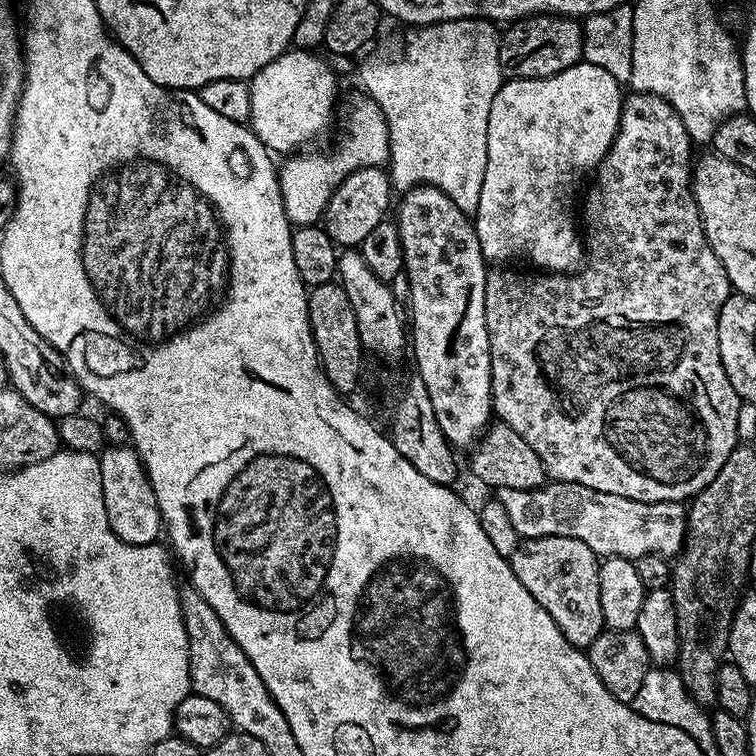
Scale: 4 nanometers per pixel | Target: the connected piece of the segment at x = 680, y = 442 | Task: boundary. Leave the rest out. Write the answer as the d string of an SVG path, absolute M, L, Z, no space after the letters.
M633 91L631 94L625 95L624 105L620 111L620 125L616 131L616 137L610 146L610 150L600 159L600 166L594 173L596 181L593 182L592 189L589 190L588 197L584 200L582 243L584 245L586 263L583 267L571 274L565 274L562 272L545 272L543 270L515 272L512 269L515 267L512 266L496 266L488 273L486 294L484 295L484 309L486 310L486 330L490 338L492 406L495 415L499 417L503 424L510 426L510 430L518 430L518 434L522 434L522 438L526 438L526 442L530 442L530 447L534 450L534 454L538 454L538 458L542 458L542 466L545 473L553 481L578 482L578 486L590 486L590 490L602 490L602 494L618 494L622 498L634 498L638 502L670 502L671 500L684 502L702 491L711 482L714 474L718 474L718 470L722 470L722 462L726 462L726 458L730 458L730 450L734 450L738 446L736 431L738 430L738 412L742 401L734 390L734 386L730 386L730 378L726 378L726 370L722 366L722 354L718 350L718 314L722 310L724 303L728 301L728 297L733 295L734 289L730 278L726 274L726 270L722 266L722 262L718 262L718 254L714 254L714 250L706 238L704 227L700 221L700 211L696 205L695 198L692 196L692 170L694 167L692 151L694 151L692 139L688 137L688 131L686 126L682 124L682 118L676 113L674 106L670 106L670 102L666 102L649 92Z

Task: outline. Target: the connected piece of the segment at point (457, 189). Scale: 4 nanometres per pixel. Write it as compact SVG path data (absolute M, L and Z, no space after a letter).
M444 20L440 24L425 24L413 27L404 36L404 45L396 48L392 53L376 52L373 56L365 55L364 61L359 61L360 84L363 91L382 110L386 118L388 127L388 164L390 165L391 183L397 193L403 194L417 186L427 186L442 190L470 218L475 217L478 210L478 198L482 198L482 178L486 174L486 130L490 122L490 106L494 102L494 94L498 94L502 83L502 73L500 71L500 42L501 33L496 33L497 25L486 20Z

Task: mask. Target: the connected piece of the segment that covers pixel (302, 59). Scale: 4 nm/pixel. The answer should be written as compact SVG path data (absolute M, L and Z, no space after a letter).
M289 50L283 52L278 58L274 58L269 64L262 69L261 72L257 72L255 76L251 77L250 80L250 127L254 135L258 137L268 148L269 152L273 154L279 154L279 152L284 152L283 154L292 154L297 150L303 149L305 146L311 142L315 136L320 136L328 128L328 123L334 120L334 113L338 108L338 100L336 104L336 79L338 79L337 73L334 71L333 65L331 63L323 64L322 61L316 57L317 53L312 50Z

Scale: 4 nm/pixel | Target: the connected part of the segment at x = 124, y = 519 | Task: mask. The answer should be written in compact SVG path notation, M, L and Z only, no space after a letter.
M109 445L105 449L98 459L102 479L103 506L110 528L115 536L127 545L157 543L163 531L163 520L140 456L130 446Z

